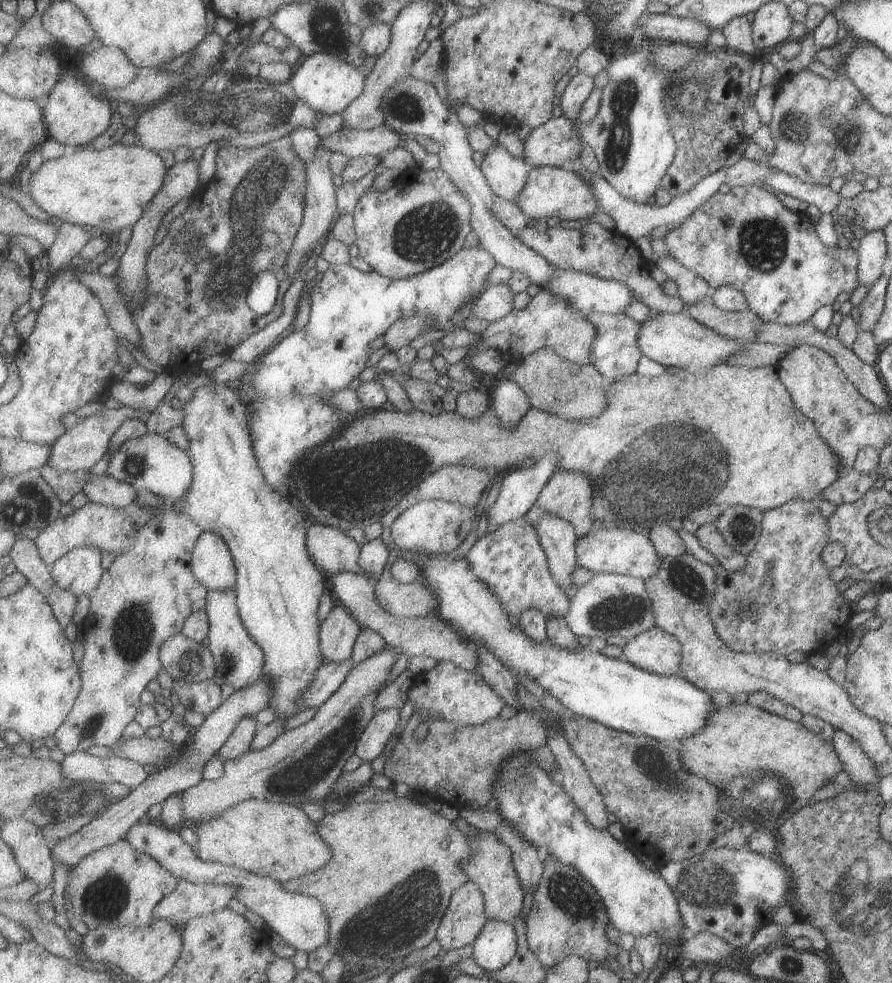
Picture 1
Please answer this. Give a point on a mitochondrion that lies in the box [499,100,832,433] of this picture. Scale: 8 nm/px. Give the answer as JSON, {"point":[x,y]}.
{"point":[764,242]}

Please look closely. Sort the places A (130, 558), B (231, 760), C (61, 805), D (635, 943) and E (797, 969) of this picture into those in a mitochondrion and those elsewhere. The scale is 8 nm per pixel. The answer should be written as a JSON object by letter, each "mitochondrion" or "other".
{"A":"other","B":"other","C":"mitochondrion","D":"other","E":"mitochondrion"}

